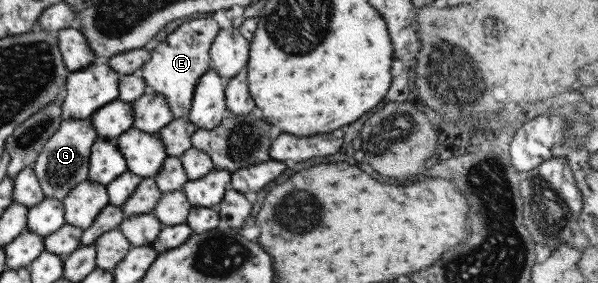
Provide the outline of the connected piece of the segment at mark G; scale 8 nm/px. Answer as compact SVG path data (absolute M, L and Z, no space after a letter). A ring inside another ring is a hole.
M90 118L62 120L59 123L57 130L47 139L31 166L46 198L55 198L62 202L75 184L87 179L88 156L95 140L97 136Z

